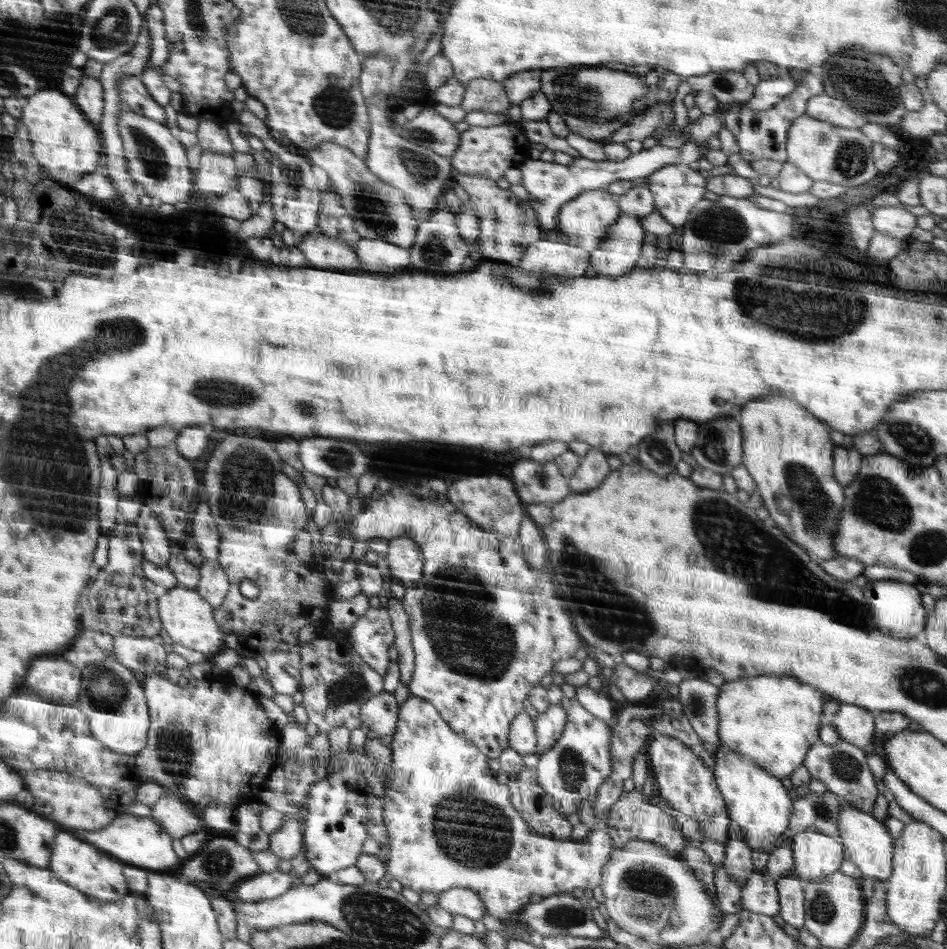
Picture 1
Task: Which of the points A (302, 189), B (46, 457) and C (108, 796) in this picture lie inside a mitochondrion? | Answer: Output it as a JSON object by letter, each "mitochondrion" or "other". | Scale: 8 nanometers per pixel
{"A":"other","B":"mitochondrion","C":"other"}

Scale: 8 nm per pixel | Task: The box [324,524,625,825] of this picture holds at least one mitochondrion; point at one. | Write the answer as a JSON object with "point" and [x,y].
{"point":[488,655]}

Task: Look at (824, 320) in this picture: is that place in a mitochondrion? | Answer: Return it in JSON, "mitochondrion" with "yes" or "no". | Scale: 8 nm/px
{"mitochondrion":"yes"}

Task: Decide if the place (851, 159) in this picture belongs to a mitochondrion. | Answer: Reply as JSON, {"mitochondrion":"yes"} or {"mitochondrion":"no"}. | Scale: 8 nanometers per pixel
{"mitochondrion":"yes"}

